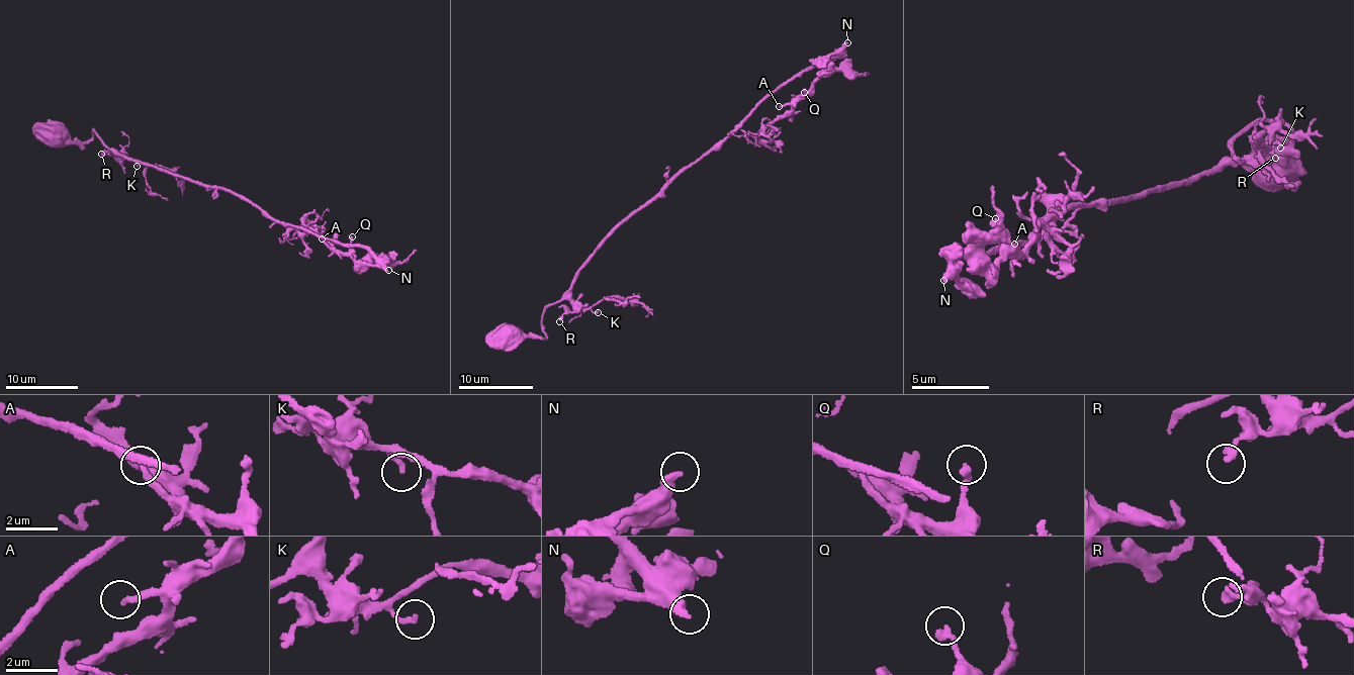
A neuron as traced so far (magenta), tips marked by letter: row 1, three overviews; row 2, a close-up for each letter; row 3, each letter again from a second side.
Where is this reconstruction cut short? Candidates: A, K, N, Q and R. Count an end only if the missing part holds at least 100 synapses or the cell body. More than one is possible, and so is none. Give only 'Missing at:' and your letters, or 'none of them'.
Missing at: N

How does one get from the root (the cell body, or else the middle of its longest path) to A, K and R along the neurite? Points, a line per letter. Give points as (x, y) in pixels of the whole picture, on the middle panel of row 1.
A: (503, 339), (546, 336), (545, 310), (598, 247), (728, 137), (756, 134), (791, 108), (779, 106)
K: (503, 339), (502, 344), (512, 346), (521, 336), (546, 336), (545, 310), (558, 301), (598, 312)
R: (503, 339), (502, 344), (512, 346), (521, 336), (546, 336), (545, 310), (567, 300), (571, 306), (559, 321)

